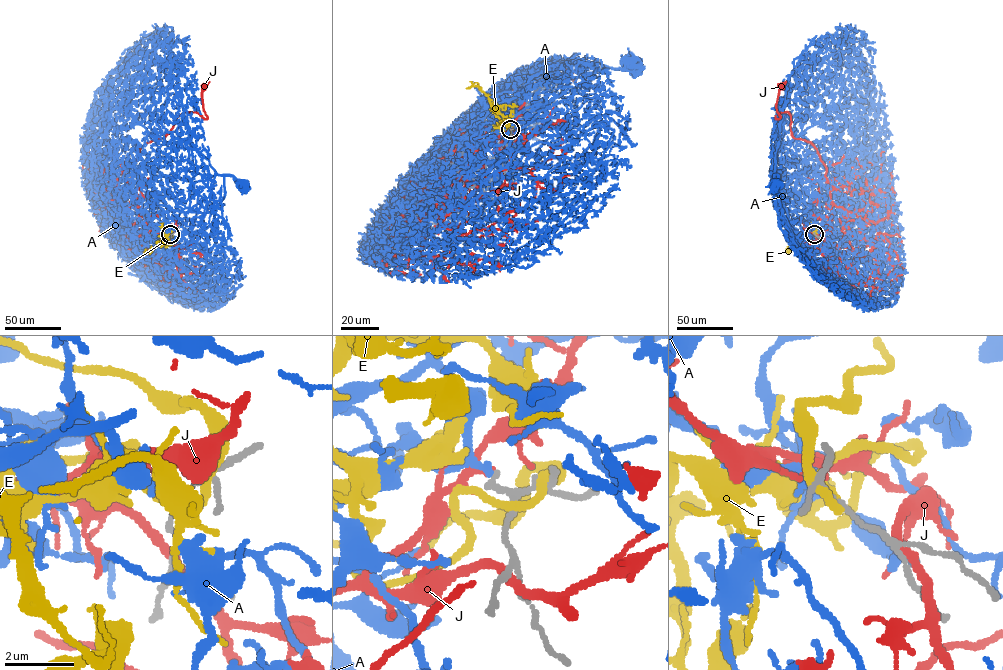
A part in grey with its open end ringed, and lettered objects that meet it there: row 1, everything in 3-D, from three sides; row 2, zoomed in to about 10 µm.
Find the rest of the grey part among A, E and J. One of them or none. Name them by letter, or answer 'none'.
A

